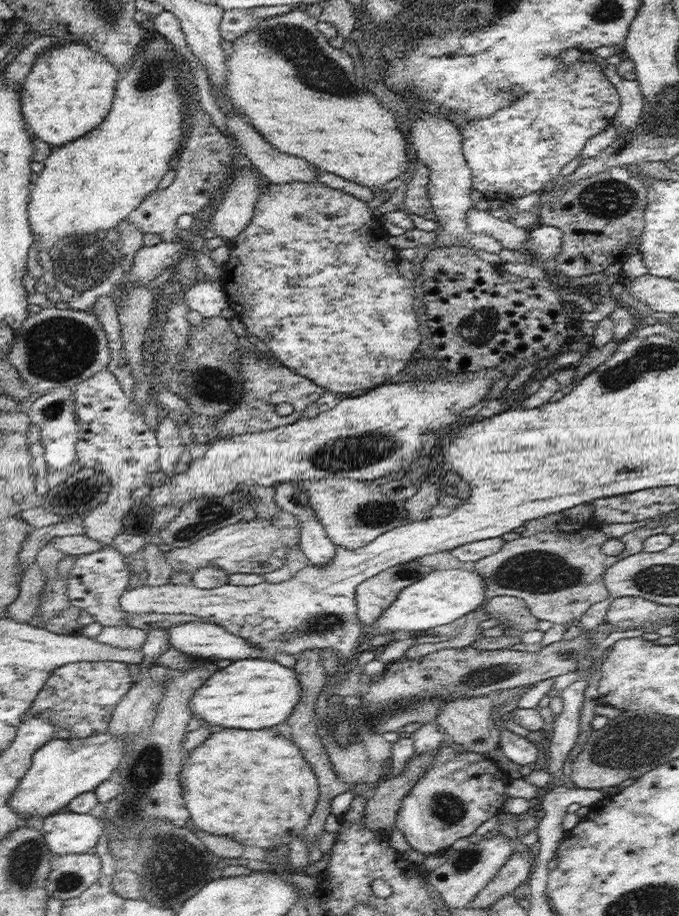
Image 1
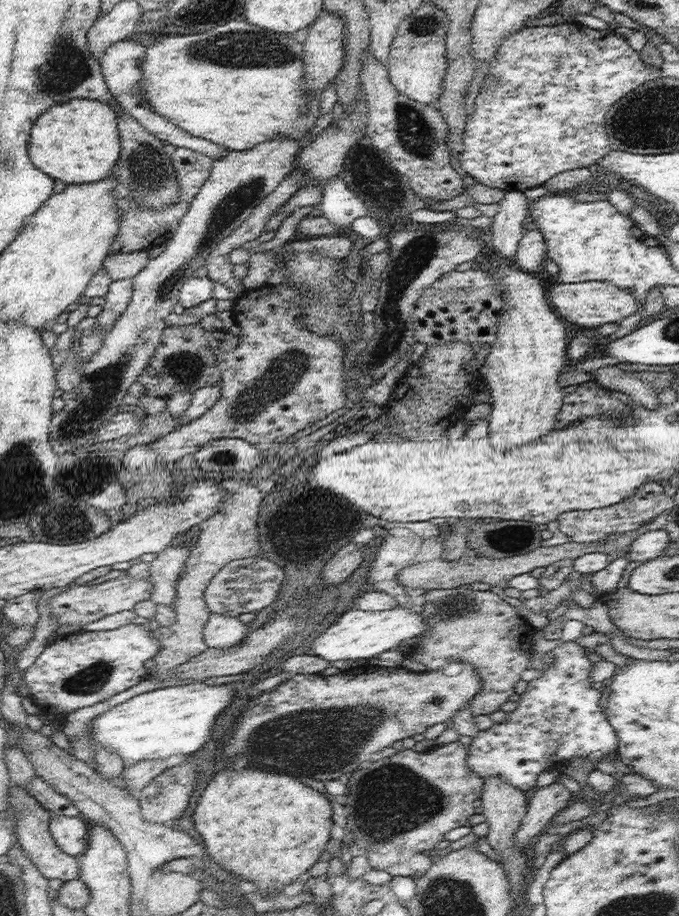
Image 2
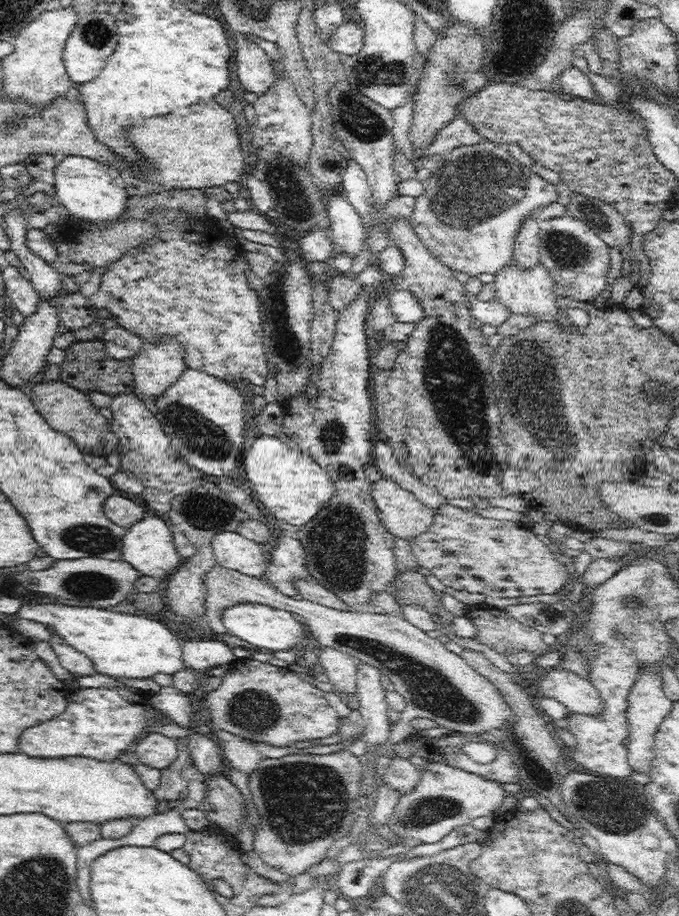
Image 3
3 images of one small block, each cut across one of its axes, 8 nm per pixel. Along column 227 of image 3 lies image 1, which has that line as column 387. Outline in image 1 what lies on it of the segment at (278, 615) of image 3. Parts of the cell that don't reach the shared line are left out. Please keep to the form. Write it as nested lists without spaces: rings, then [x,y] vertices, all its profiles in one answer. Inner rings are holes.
[[[471,565],[458,569],[436,570],[428,576],[404,587],[390,608],[382,611],[372,634],[386,634],[396,630],[433,632],[442,624],[450,624],[471,613],[486,599],[486,579]]]

